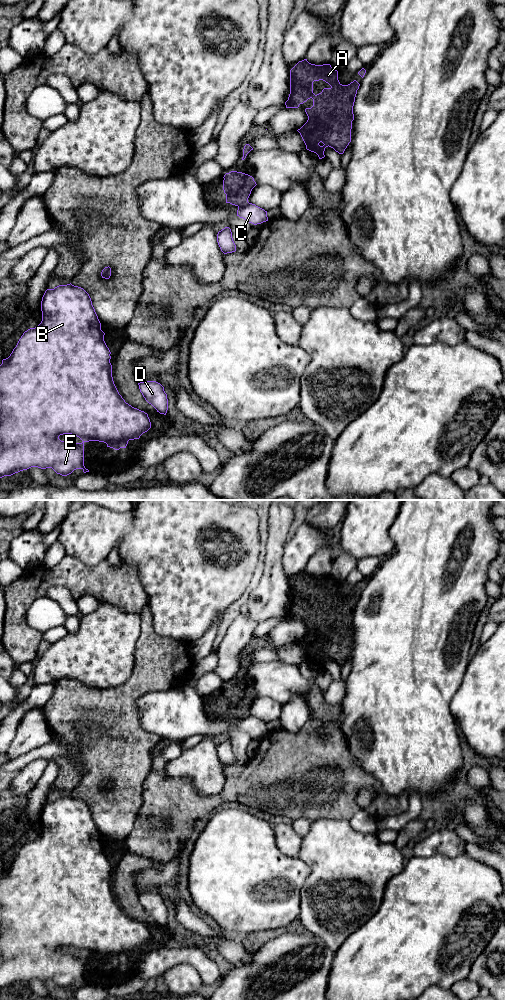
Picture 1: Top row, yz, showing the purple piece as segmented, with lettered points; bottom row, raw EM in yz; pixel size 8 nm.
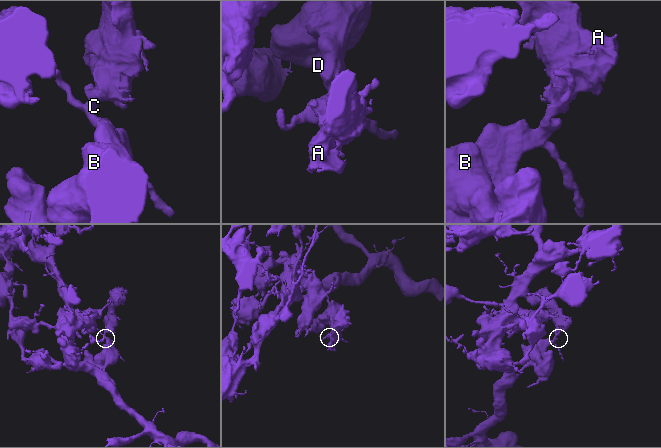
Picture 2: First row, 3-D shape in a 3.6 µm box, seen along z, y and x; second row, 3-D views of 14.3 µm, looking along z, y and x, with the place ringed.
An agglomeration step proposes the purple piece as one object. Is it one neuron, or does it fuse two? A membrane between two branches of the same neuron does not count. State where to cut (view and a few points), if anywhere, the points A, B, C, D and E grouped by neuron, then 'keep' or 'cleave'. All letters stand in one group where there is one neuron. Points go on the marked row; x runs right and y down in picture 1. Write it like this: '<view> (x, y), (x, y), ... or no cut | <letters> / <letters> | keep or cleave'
yz (247, 201), (238, 207) | A / B C D E | cleave

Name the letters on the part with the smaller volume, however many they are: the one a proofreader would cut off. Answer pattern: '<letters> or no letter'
A

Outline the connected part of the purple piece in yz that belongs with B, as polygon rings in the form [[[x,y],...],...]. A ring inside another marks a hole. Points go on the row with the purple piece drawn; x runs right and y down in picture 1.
[[[71,283],[59,285],[54,289],[47,289],[41,301],[42,321],[35,327],[23,333],[10,356],[2,360],[0,365],[0,478],[11,476],[31,467],[41,469],[52,468],[57,474],[67,476],[76,469],[82,469],[84,473],[89,472],[84,466],[84,443],[99,441],[107,444],[107,447],[119,450],[126,448],[129,440],[139,439],[140,436],[151,428],[148,414],[132,407],[119,394],[112,377],[112,365],[110,363],[111,352],[104,341],[105,333],[101,330],[101,323],[92,305],[89,294],[81,287]],[[72,434],[79,437],[83,442],[74,443],[61,441],[60,435]]]

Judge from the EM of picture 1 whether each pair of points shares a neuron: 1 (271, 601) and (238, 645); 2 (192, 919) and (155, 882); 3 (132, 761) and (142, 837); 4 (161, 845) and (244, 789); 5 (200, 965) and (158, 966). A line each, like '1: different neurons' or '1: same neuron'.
1: same neuron
2: same neuron
3: different neurons
4: same neuron
5: same neuron

